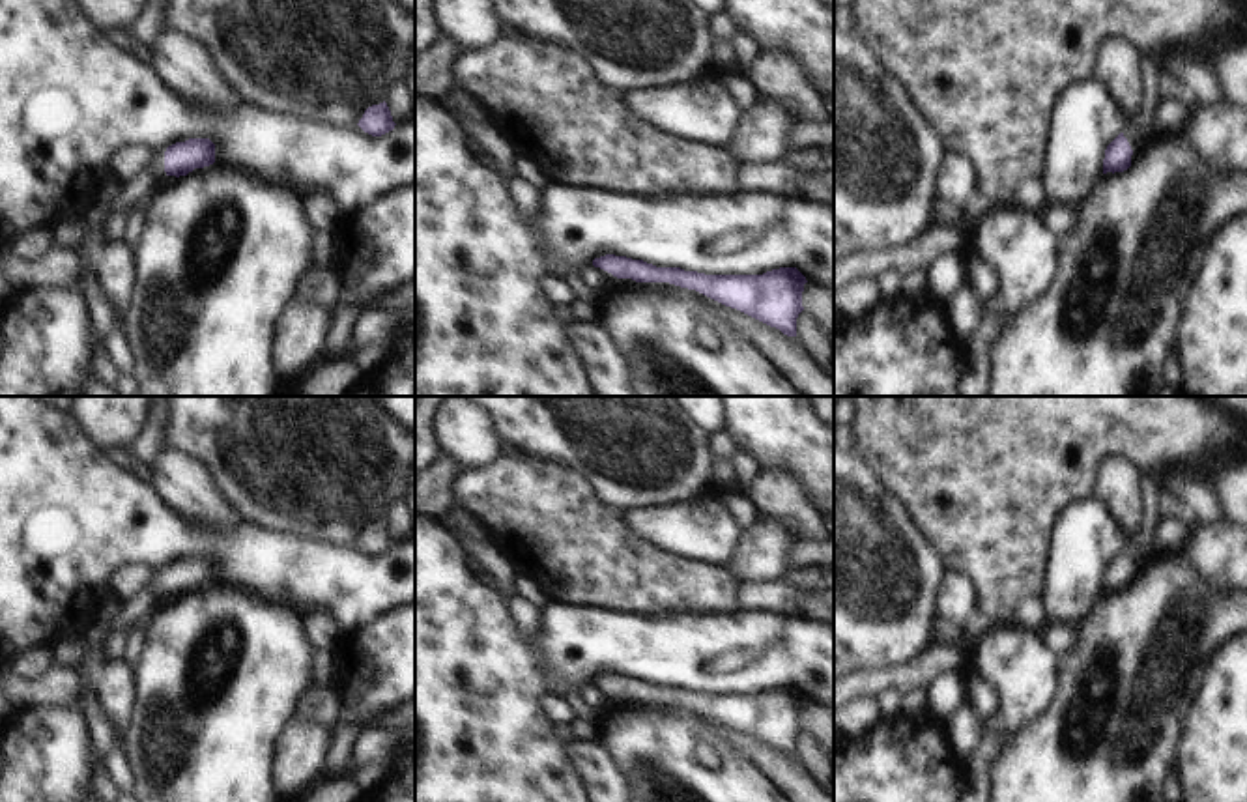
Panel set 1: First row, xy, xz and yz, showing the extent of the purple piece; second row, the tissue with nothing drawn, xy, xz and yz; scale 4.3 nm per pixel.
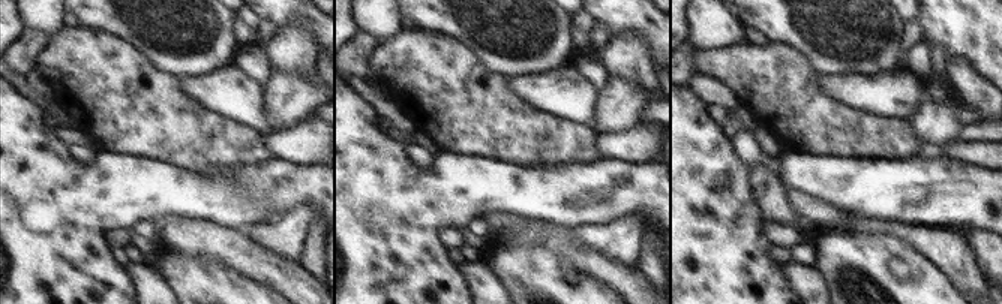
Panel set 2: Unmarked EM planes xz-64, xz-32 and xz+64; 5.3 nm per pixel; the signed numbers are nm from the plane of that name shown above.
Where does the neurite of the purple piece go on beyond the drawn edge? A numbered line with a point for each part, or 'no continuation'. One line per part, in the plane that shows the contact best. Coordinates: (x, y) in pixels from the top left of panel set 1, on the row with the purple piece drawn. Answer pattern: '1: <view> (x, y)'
1: xz (612, 281)

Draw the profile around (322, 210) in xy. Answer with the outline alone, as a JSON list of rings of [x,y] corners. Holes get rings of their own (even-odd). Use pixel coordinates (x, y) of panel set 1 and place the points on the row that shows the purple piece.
[[[312,191],[303,196],[303,206],[308,221],[318,232],[333,232],[340,222],[340,206],[329,193]]]

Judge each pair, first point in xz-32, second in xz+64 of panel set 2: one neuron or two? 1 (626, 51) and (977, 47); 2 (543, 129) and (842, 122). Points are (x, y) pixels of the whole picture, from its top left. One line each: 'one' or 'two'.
1: two
2: one

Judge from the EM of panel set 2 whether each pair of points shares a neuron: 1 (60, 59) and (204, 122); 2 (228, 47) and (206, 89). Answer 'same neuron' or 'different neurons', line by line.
1: same neuron
2: different neurons

